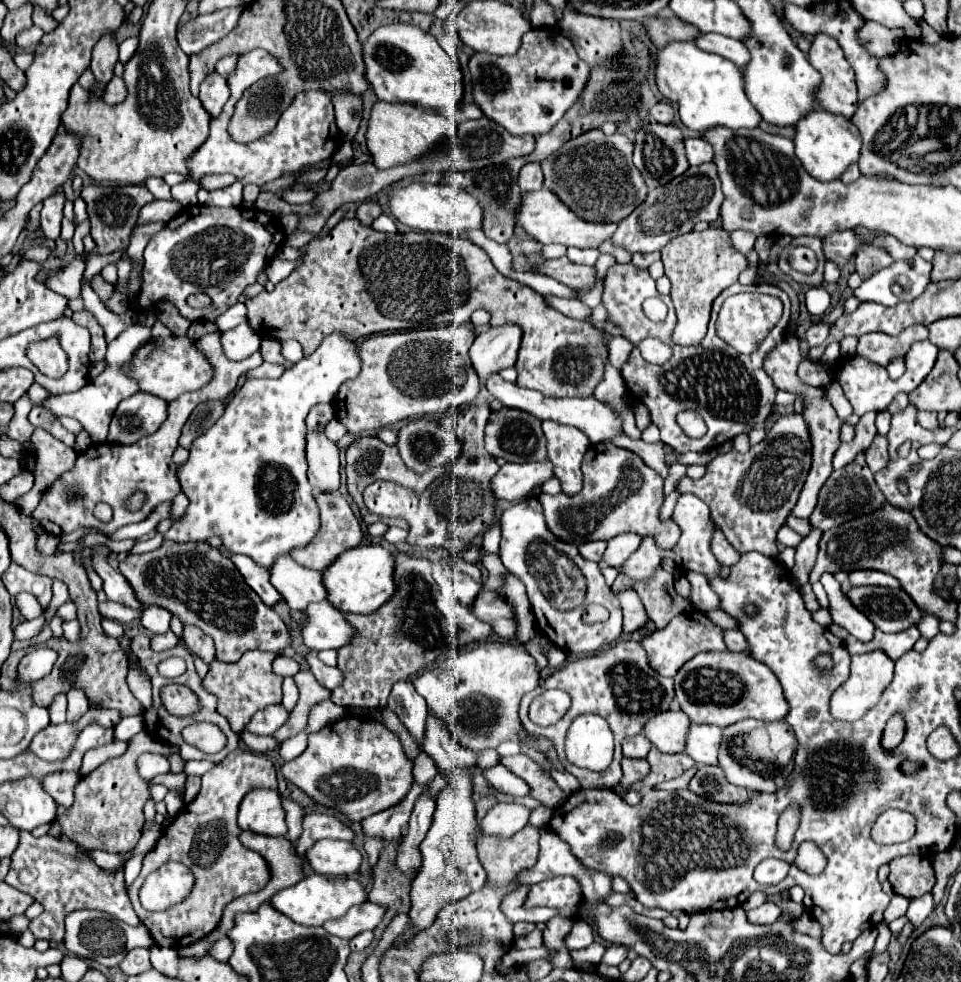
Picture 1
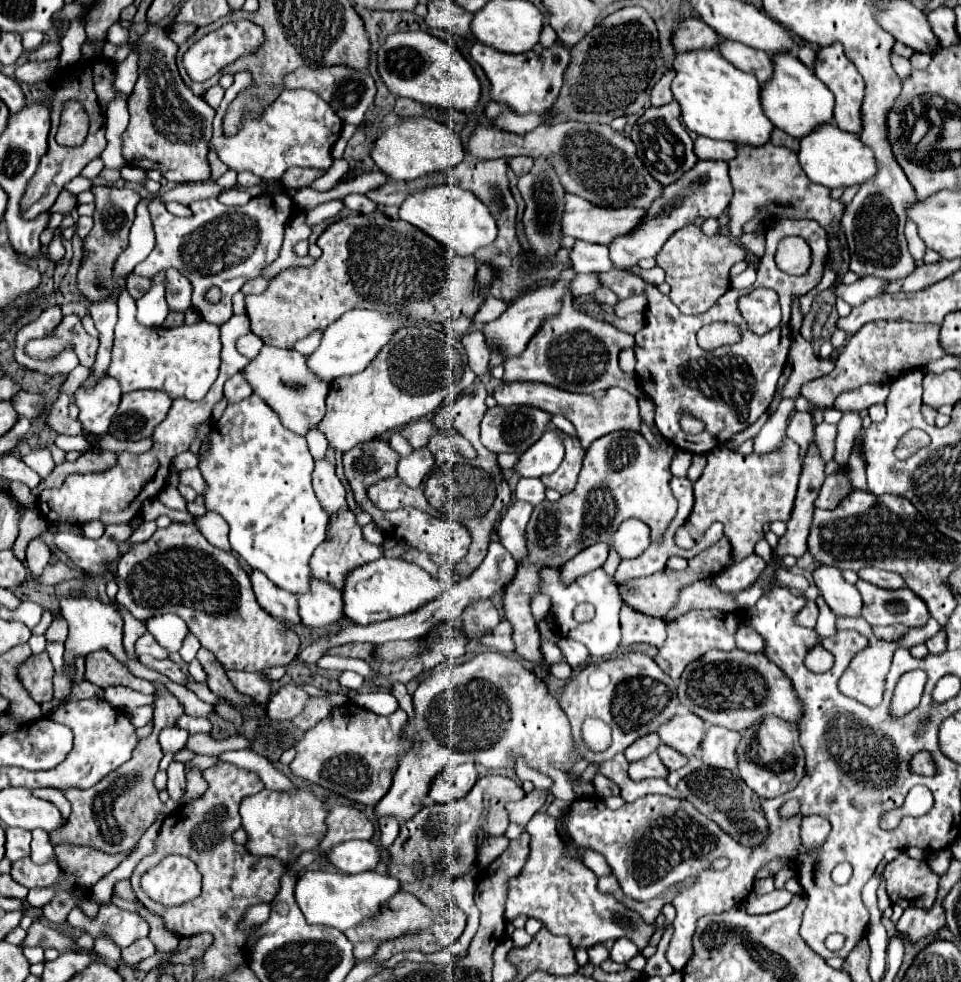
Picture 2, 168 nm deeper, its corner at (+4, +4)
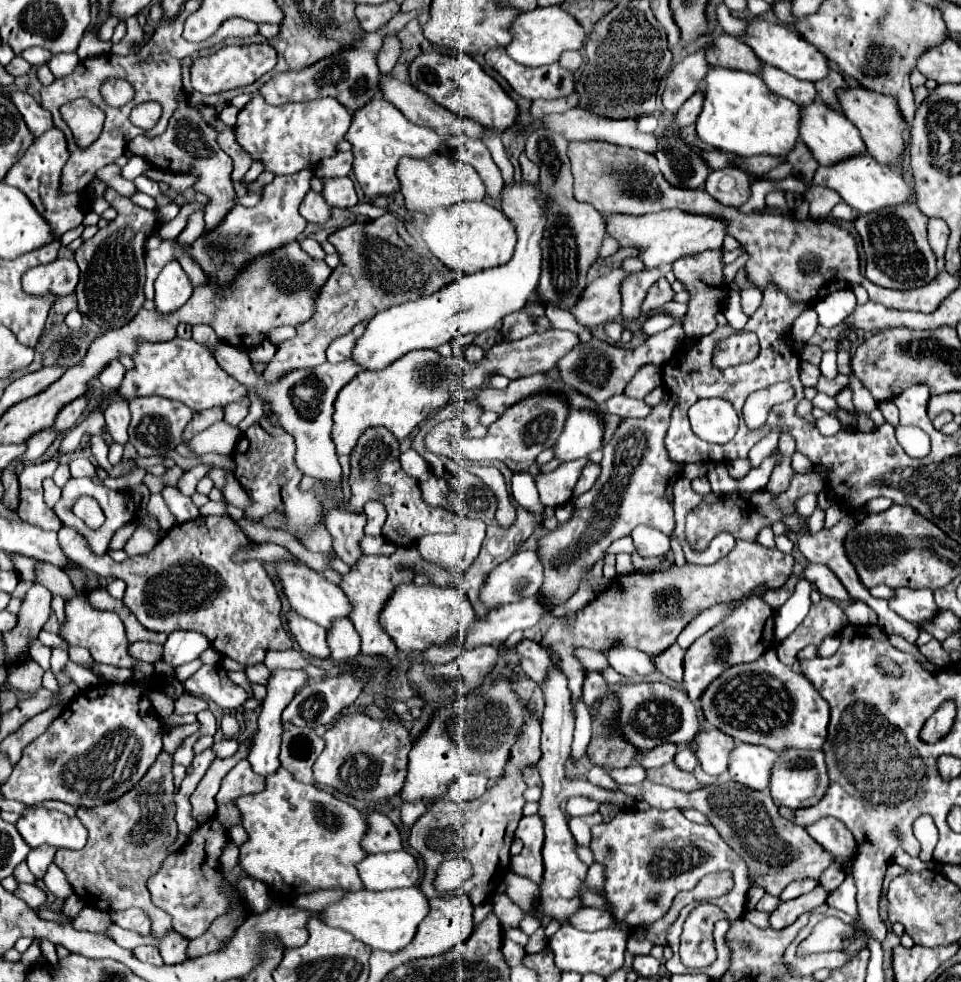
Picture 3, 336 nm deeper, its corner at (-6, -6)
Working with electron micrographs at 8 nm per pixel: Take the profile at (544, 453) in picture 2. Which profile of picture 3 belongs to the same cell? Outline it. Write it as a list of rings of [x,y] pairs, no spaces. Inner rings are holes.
[[[573,411],[567,417],[563,435],[559,435],[553,451],[559,463],[567,463],[579,459],[581,455],[587,457],[591,451],[601,447],[603,439],[603,425],[601,419],[591,411]]]

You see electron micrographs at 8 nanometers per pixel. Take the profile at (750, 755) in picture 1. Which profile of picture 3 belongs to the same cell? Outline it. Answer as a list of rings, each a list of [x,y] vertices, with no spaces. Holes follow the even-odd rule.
[[[787,749],[779,753],[779,759],[775,761],[775,767],[771,769],[771,783],[769,793],[777,807],[807,807],[811,803],[817,803],[825,789],[827,789],[827,767],[823,761],[823,751],[799,751],[799,749]]]

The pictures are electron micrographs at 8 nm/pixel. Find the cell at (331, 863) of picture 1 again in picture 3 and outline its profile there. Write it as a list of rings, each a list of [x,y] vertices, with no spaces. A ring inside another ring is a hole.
[[[407,851],[367,855],[357,863],[357,871],[361,875],[363,887],[375,891],[413,887],[419,879],[417,861]]]

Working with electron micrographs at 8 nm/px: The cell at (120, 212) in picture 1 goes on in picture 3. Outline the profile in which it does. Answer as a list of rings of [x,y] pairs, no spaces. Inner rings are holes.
[[[113,189],[105,193],[105,199],[117,211],[117,217],[109,221],[105,229],[99,229],[89,241],[83,241],[83,245],[75,251],[75,261],[81,269],[81,279],[75,293],[79,309],[103,331],[109,331],[127,325],[145,301],[145,241],[157,225],[157,215],[153,211],[141,209],[131,199],[119,195]],[[137,291],[141,291],[141,295],[137,295]]]

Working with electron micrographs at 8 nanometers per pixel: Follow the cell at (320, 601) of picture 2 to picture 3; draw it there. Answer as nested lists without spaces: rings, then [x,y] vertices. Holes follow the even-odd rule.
[[[335,619],[335,627],[327,631],[327,645],[335,661],[351,661],[359,653],[359,633],[351,619]]]

